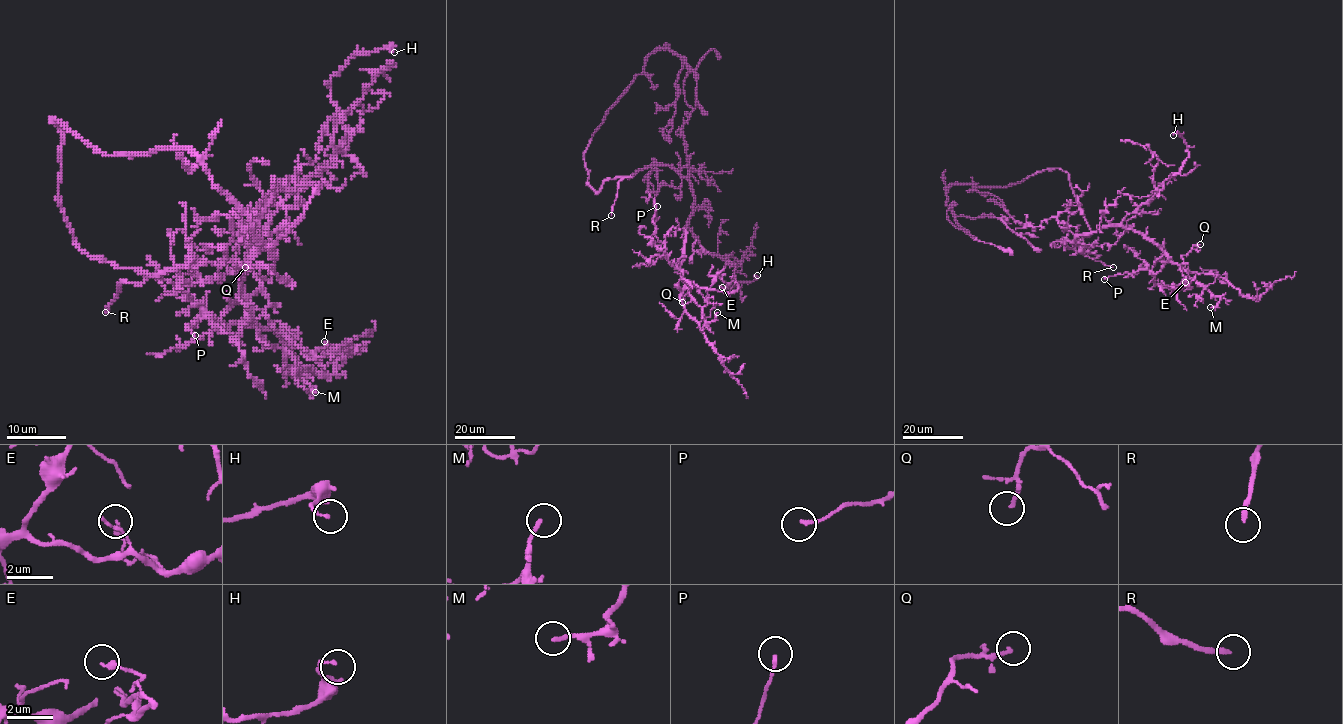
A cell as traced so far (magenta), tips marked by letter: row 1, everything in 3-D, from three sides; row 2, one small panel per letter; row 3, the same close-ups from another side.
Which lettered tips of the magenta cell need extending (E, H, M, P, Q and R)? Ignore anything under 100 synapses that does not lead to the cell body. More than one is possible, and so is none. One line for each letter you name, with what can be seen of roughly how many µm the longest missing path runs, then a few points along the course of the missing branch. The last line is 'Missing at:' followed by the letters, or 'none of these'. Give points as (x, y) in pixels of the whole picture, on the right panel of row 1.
R: Missing length about 70 µm. Course of what is missing: (1113, 267), (1141, 274), (1181, 273), (1206, 279), (1221, 293), (1236, 297), (1251, 306), (1268, 301), (1267, 305)
Missing at: R

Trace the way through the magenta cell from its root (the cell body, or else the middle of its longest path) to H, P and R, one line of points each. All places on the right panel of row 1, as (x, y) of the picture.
H: (1080, 240), (1073, 247), (1063, 243), (1118, 225), (1180, 171), (1189, 153), (1180, 135), (1173, 135)
P: (1080, 240), (1073, 247), (1063, 243), (1122, 226), (1144, 234), (1166, 254), (1156, 273), (1140, 269), (1104, 279)
R: (1080, 240), (1074, 244), (1076, 252), (1113, 267)

